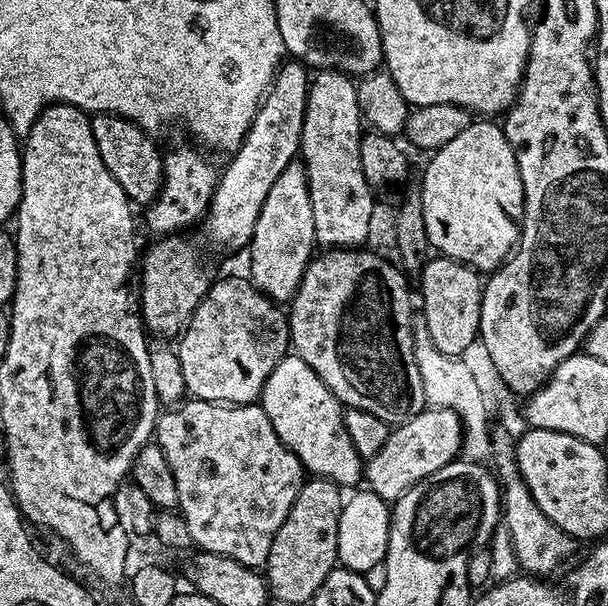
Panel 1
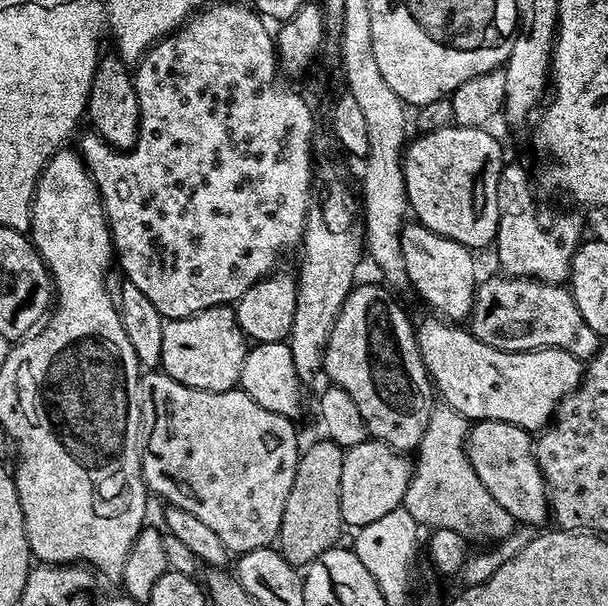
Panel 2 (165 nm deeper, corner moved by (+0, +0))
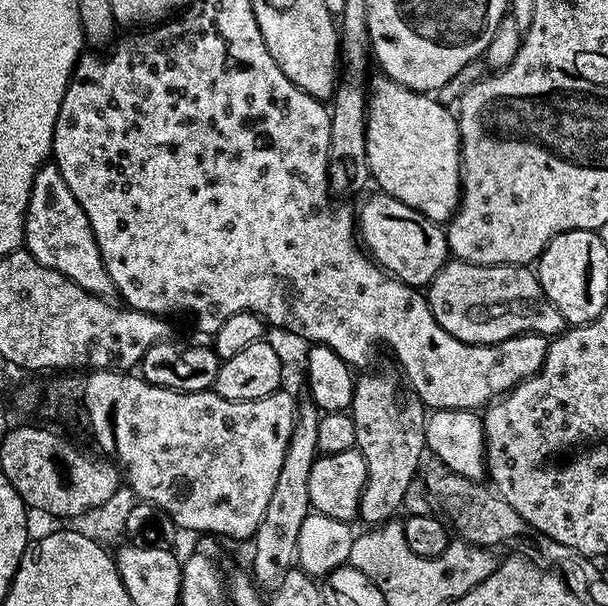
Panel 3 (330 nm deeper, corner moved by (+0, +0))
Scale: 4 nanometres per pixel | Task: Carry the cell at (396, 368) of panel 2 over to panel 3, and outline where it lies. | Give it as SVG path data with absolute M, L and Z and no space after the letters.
M371 372L356 380L350 415L354 422L356 447L366 458L366 486L360 499L359 519L365 520L365 525L375 526L391 521L397 515L395 512L404 508L404 499L413 491L412 479L420 468L420 455L426 452L426 409L415 392L402 387L399 375Z

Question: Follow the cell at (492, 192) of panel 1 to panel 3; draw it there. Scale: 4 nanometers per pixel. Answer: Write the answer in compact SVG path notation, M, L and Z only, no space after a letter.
M383 74L377 77L370 84L366 122L366 158L371 179L383 195L398 198L398 202L418 210L426 218L447 222L460 207L460 127L456 121L457 113L440 104L435 95L404 88Z

